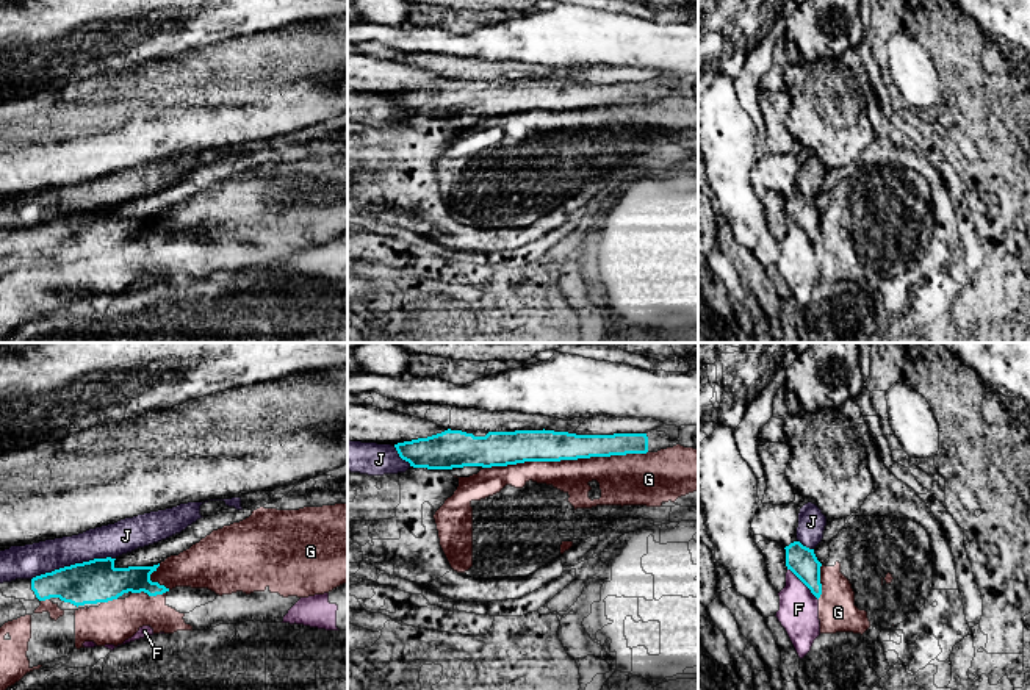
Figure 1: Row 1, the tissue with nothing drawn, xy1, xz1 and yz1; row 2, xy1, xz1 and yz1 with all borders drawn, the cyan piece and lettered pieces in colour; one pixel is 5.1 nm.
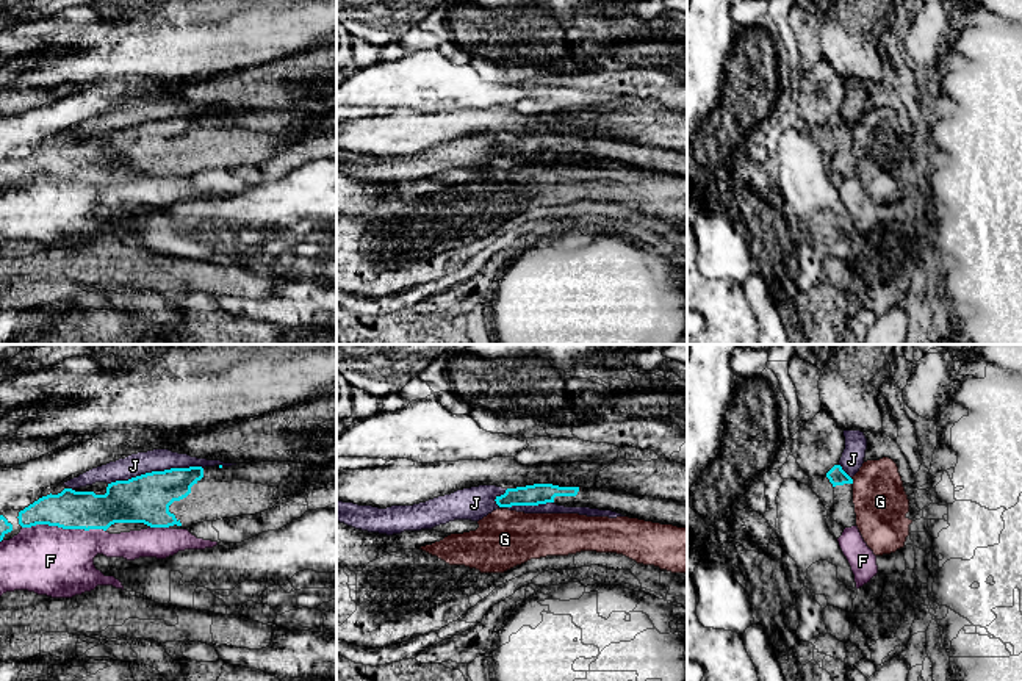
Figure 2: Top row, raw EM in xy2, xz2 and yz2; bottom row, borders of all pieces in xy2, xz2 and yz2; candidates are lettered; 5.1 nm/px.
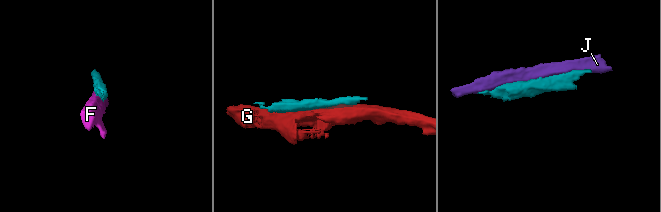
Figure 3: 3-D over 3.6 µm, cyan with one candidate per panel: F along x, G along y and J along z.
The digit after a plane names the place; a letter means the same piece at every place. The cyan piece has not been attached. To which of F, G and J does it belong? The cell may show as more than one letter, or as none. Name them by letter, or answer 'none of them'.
none of them

